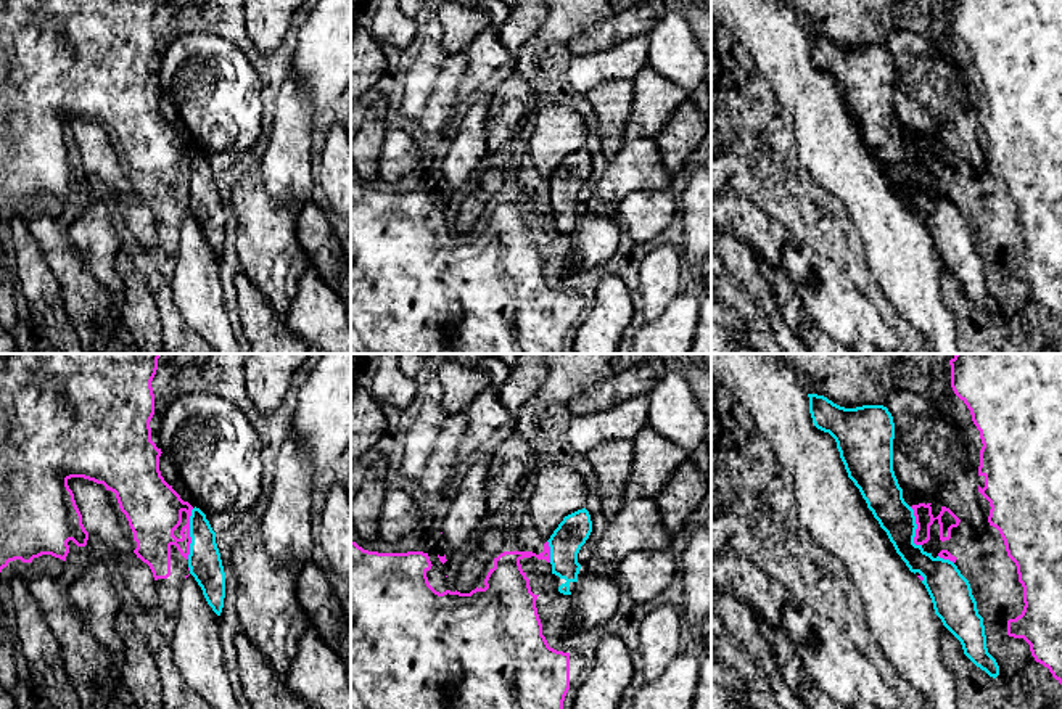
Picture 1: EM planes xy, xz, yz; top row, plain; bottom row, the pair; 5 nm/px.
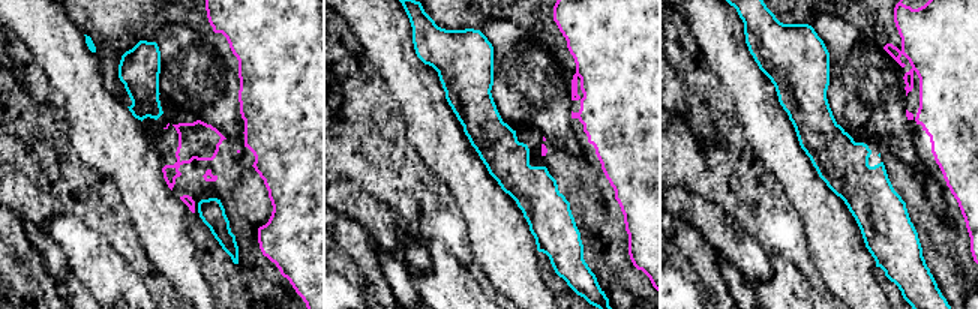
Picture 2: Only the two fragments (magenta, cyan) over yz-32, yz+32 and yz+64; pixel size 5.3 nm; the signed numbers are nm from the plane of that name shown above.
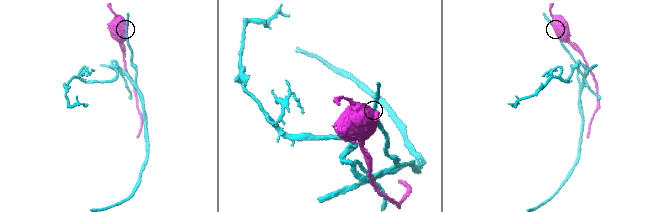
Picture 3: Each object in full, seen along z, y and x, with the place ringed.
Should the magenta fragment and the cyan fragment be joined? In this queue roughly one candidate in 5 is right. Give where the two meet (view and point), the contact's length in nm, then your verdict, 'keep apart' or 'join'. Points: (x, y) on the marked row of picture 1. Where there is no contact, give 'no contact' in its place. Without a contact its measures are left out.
meets magenta in xy at (189, 534); contact 260 nm long; keep apart

